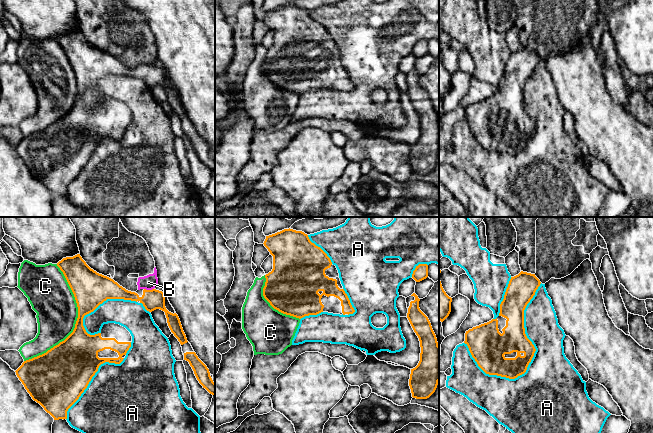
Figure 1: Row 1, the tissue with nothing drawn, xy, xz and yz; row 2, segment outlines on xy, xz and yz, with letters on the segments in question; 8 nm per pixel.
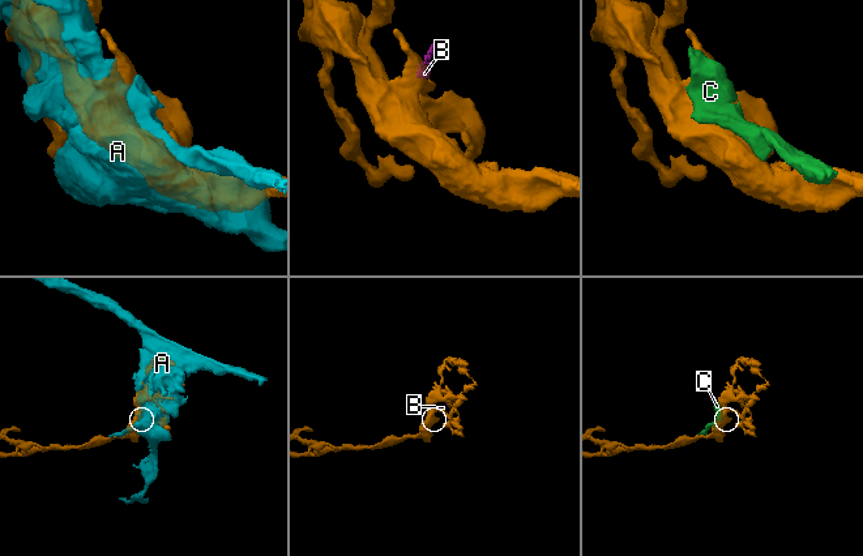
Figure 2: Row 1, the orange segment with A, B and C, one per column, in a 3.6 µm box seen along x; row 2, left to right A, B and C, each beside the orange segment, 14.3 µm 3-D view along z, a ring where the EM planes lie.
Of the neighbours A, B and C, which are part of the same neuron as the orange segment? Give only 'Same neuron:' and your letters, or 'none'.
Same neuron: none

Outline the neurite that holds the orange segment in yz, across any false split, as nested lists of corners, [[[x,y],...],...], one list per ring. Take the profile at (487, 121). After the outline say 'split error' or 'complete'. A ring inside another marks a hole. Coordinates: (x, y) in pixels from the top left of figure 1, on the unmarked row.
[[[523,47],[511,53],[500,80],[499,92],[466,107],[464,119],[478,142],[486,150],[515,155],[526,148],[536,125],[525,110],[524,86],[540,60],[535,50]]] | split error

